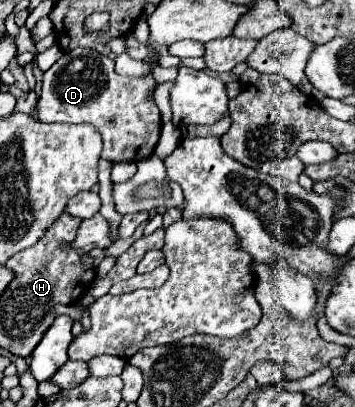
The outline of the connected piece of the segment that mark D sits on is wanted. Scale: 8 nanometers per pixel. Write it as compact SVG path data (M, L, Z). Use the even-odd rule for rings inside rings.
M75 48L63 54L57 64L45 72L37 102L39 120L93 124L103 136L101 158L109 162L139 162L155 150L161 132L159 108L147 100L153 84L151 74L143 78L119 76L113 70L111 58L87 48Z

